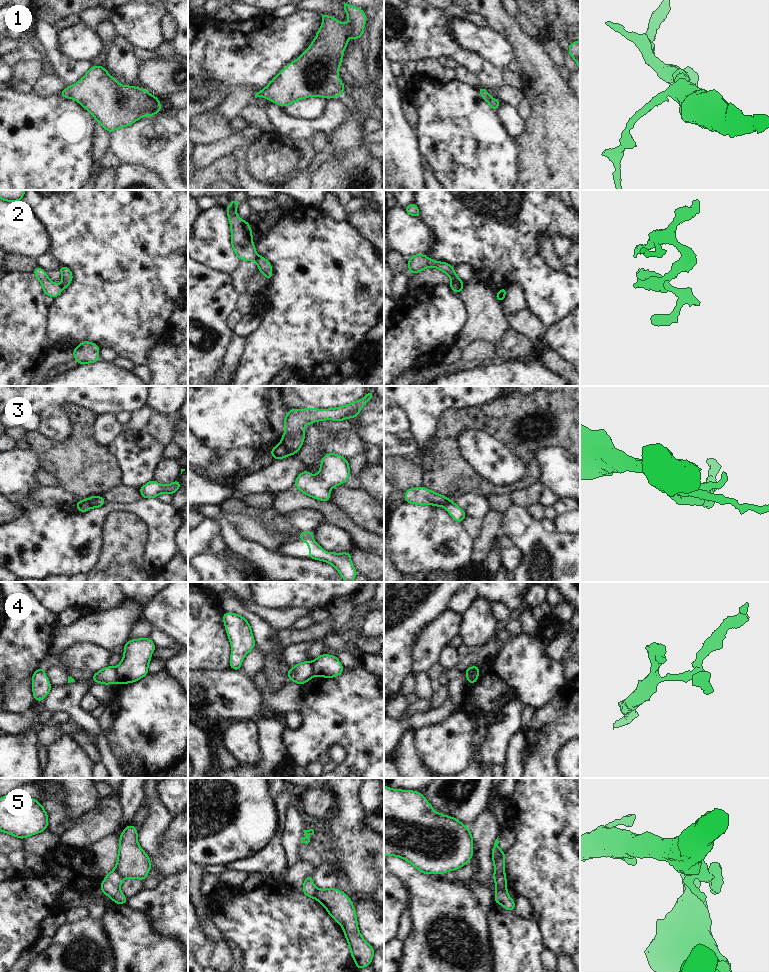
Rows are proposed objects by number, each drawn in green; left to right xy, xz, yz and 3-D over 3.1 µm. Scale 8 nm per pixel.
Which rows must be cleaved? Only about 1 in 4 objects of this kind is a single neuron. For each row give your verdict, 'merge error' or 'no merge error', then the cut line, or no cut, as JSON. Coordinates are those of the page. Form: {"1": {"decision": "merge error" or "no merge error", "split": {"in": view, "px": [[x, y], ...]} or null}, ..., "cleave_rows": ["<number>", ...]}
{"1": {"decision": "no merge error", "split": null}, "2": {"decision": "merge error", "split": {"in": "xz", "px": [[258, 255], [255, 260]]}}, "3": {"decision": "merge error", "split": {"in": "xz", "px": [[280, 444], [289, 454]]}}, "4": {"decision": "merge error", "split": {"in": "xy", "px": [[114, 668], [119, 682]]}}, "5": {"decision": "merge error", "split": {"in": "xy", "px": [[114, 869], [124, 878]]}}, "cleave_rows": ["2", "3", "4", "5"]}

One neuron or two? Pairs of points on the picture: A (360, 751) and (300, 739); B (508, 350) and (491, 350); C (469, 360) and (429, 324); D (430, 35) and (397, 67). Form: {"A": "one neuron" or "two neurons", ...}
{"A": "one neuron", "B": "two neurons", "C": "two neurons", "D": "two neurons"}

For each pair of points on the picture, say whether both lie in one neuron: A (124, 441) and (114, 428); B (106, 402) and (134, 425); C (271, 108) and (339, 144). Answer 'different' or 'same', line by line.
A: different
B: different
C: different

